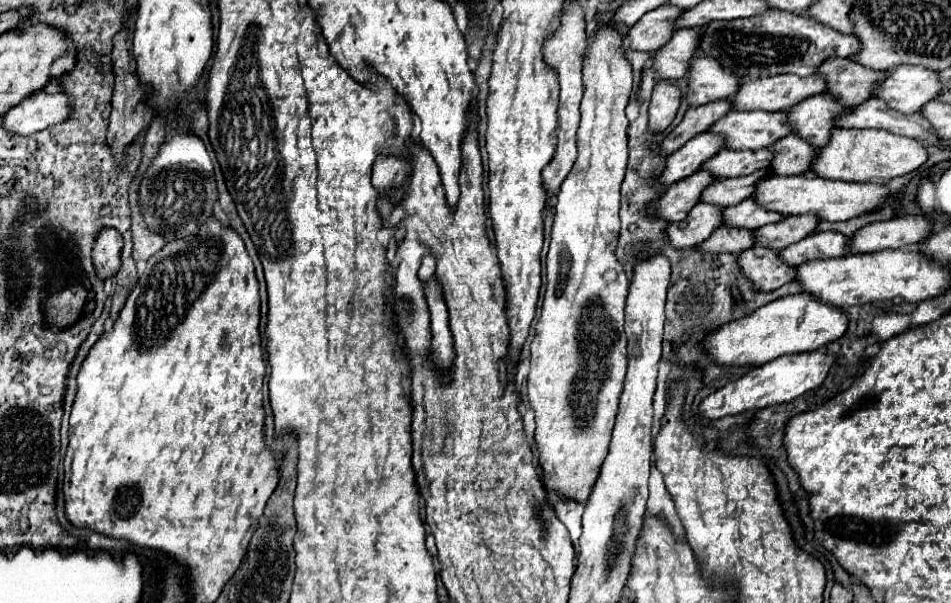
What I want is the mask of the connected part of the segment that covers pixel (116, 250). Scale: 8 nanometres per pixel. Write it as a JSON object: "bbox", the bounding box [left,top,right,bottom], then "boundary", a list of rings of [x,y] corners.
{"bbox":[93,228,123,278],"boundary":[[[101,228],[93,246],[93,264],[99,278],[113,276],[121,266],[123,238],[115,228]]]}

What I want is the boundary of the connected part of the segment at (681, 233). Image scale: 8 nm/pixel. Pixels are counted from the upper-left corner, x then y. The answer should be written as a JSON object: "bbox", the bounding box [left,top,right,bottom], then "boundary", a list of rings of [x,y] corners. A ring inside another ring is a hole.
{"bbox":[665,202,721,248],"boundary":[[[699,202],[683,222],[671,222],[665,228],[665,236],[673,248],[693,248],[711,236],[717,226],[721,226],[721,208]]]}

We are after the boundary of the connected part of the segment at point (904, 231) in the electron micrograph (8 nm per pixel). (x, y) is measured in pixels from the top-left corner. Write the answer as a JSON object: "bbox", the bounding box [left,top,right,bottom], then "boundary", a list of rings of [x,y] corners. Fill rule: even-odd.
{"bbox":[849,216,931,254],"boundary":[[[901,216],[859,228],[851,236],[849,248],[851,252],[857,254],[871,254],[887,248],[907,248],[925,240],[929,232],[931,232],[931,224],[927,218]]]}

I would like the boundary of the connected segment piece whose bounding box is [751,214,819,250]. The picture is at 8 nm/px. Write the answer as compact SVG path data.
M807 214L787 216L775 224L767 224L763 228L753 230L751 234L753 234L755 244L779 250L779 248L785 248L787 244L793 244L795 240L811 234L813 228L817 226L817 222L819 222L817 216L807 216Z

